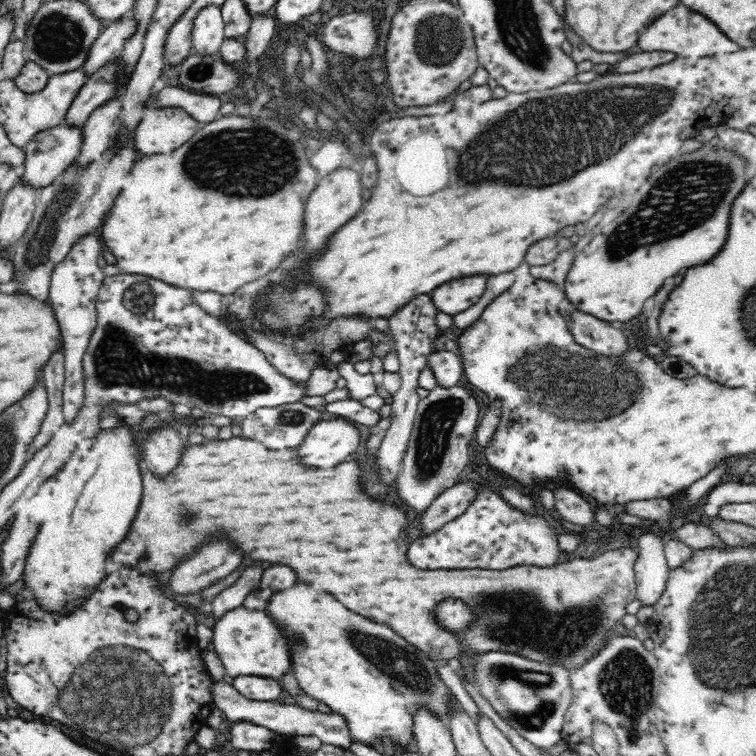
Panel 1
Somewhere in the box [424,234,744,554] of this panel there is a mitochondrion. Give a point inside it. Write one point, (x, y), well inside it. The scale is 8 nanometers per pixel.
(579, 388)

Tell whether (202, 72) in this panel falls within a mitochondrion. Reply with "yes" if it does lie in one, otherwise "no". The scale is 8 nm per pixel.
yes

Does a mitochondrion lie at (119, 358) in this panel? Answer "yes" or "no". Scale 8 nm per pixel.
yes

